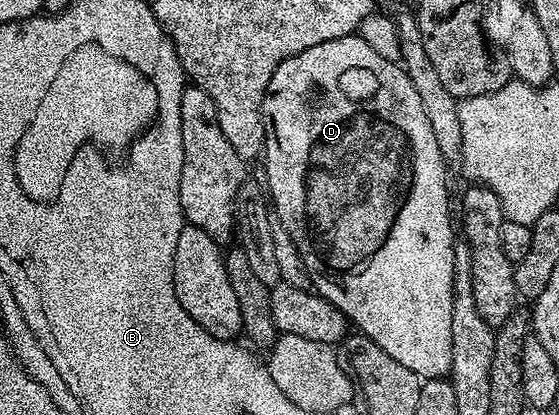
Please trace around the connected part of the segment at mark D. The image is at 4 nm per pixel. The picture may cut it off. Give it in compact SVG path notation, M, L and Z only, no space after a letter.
M360 34L328 40L287 58L277 67L275 74L271 74L271 82L261 103L261 117L265 123L263 161L267 196L276 219L287 230L287 234L291 234L299 254L303 254L303 262L311 274L317 295L335 305L345 315L346 321L352 327L353 324L357 327L354 329L360 335L371 338L375 346L391 354L395 362L407 366L407 370L422 378L448 377L451 370L455 220L449 217L449 188L445 185L447 162L441 156L439 142L435 142L435 130L431 130L431 122L427 122L427 110L423 110L423 102L419 94L415 94L415 86L411 86L411 78L407 78L404 67L375 54L375 50L363 42Z

